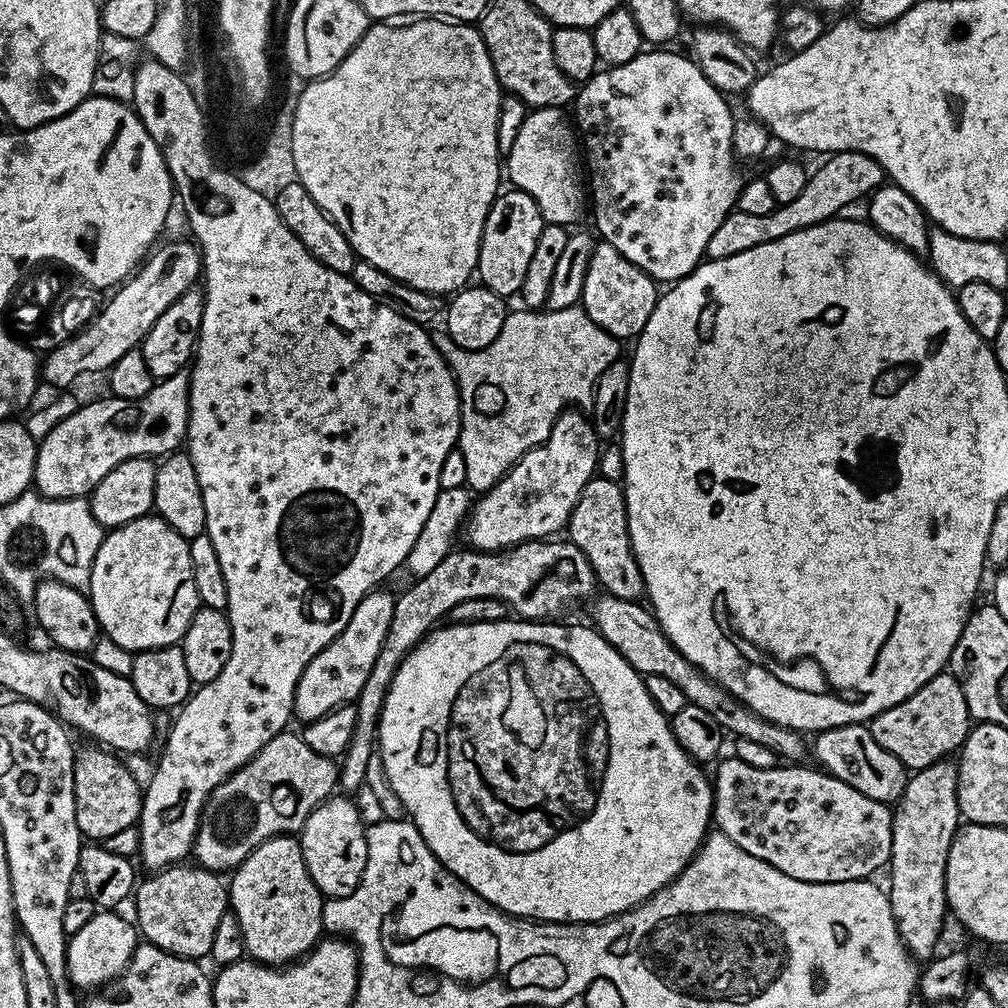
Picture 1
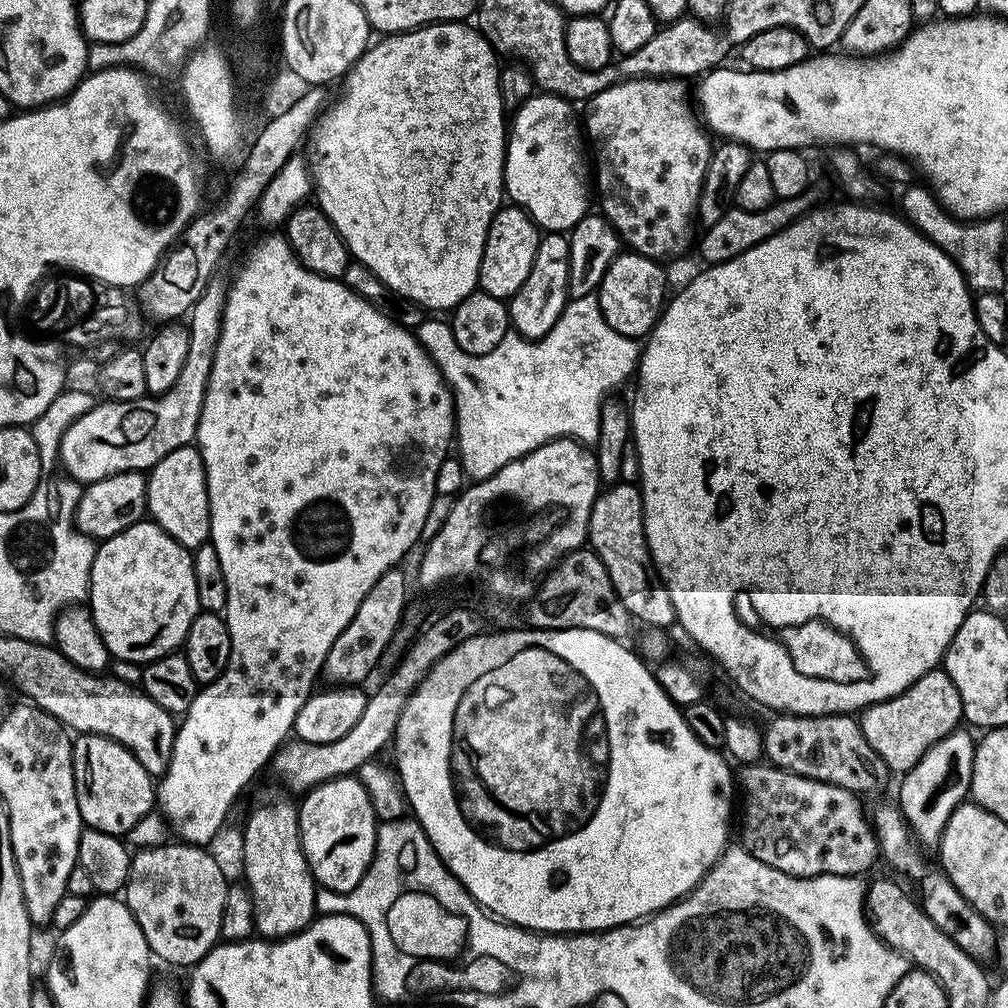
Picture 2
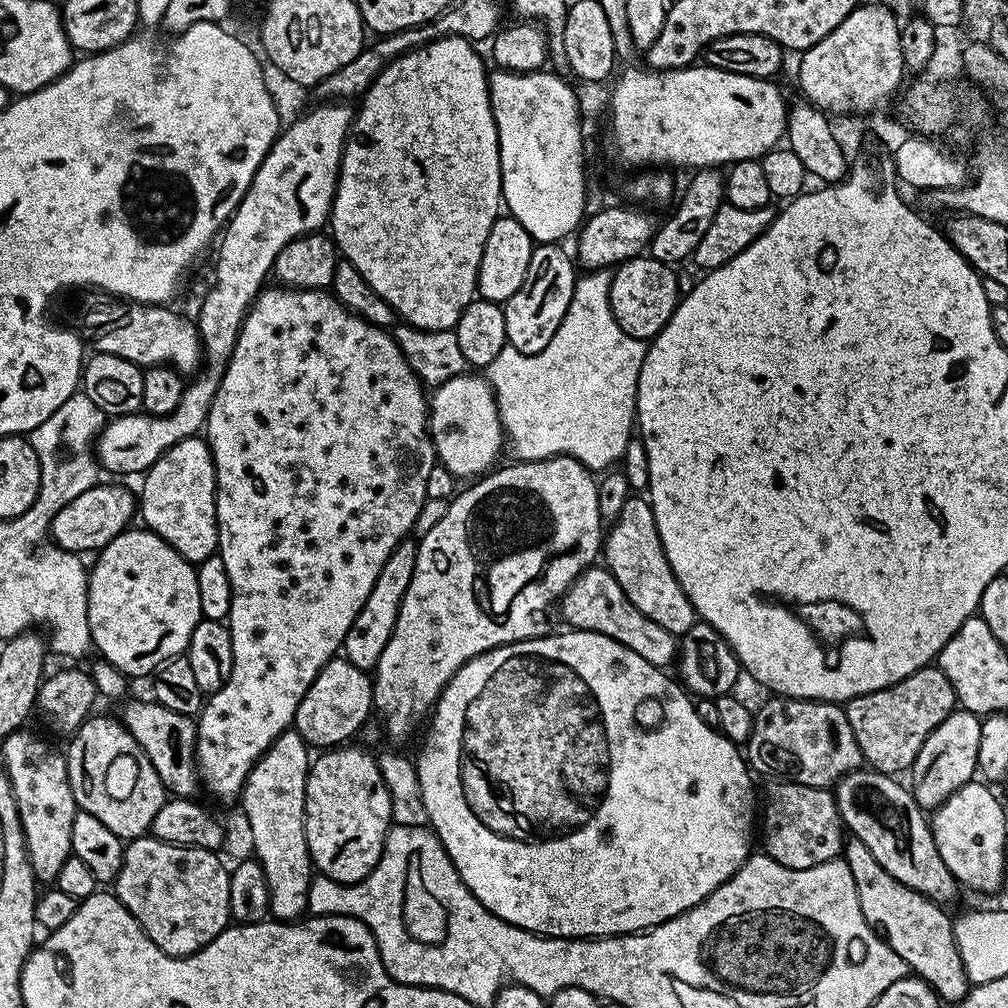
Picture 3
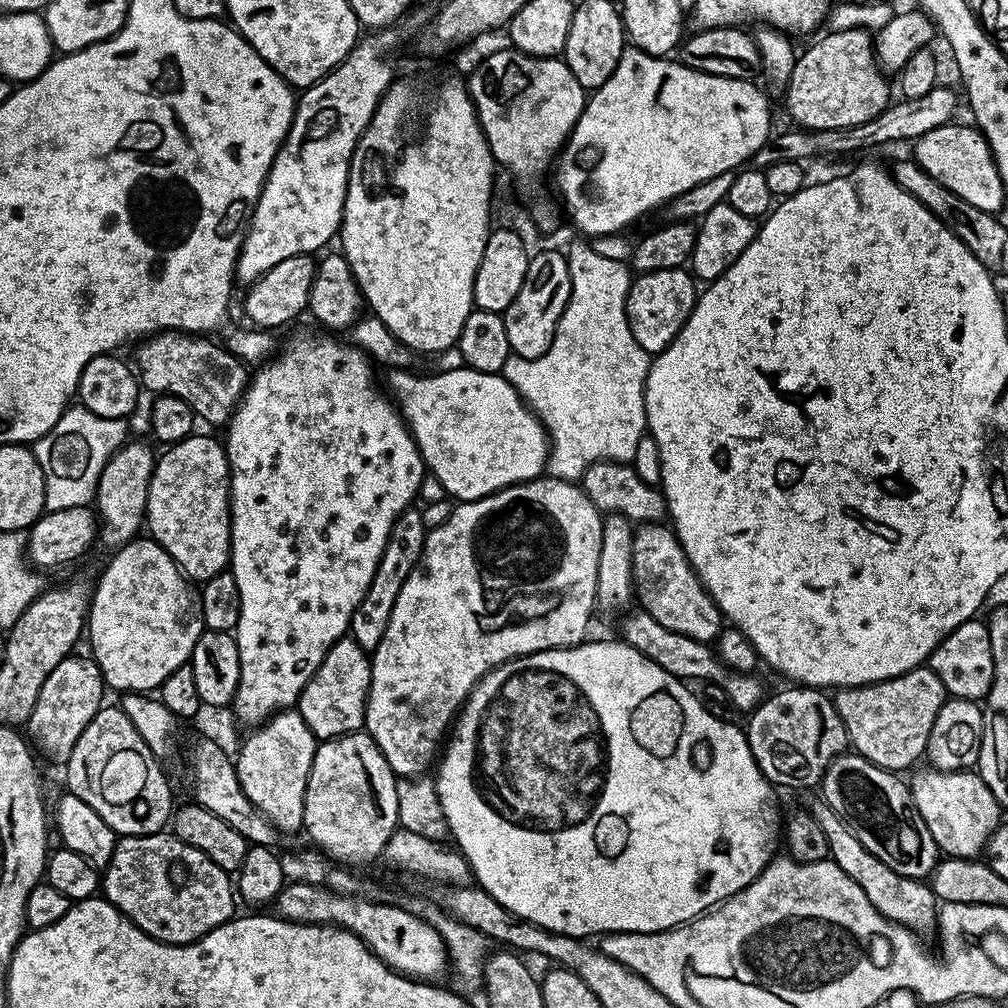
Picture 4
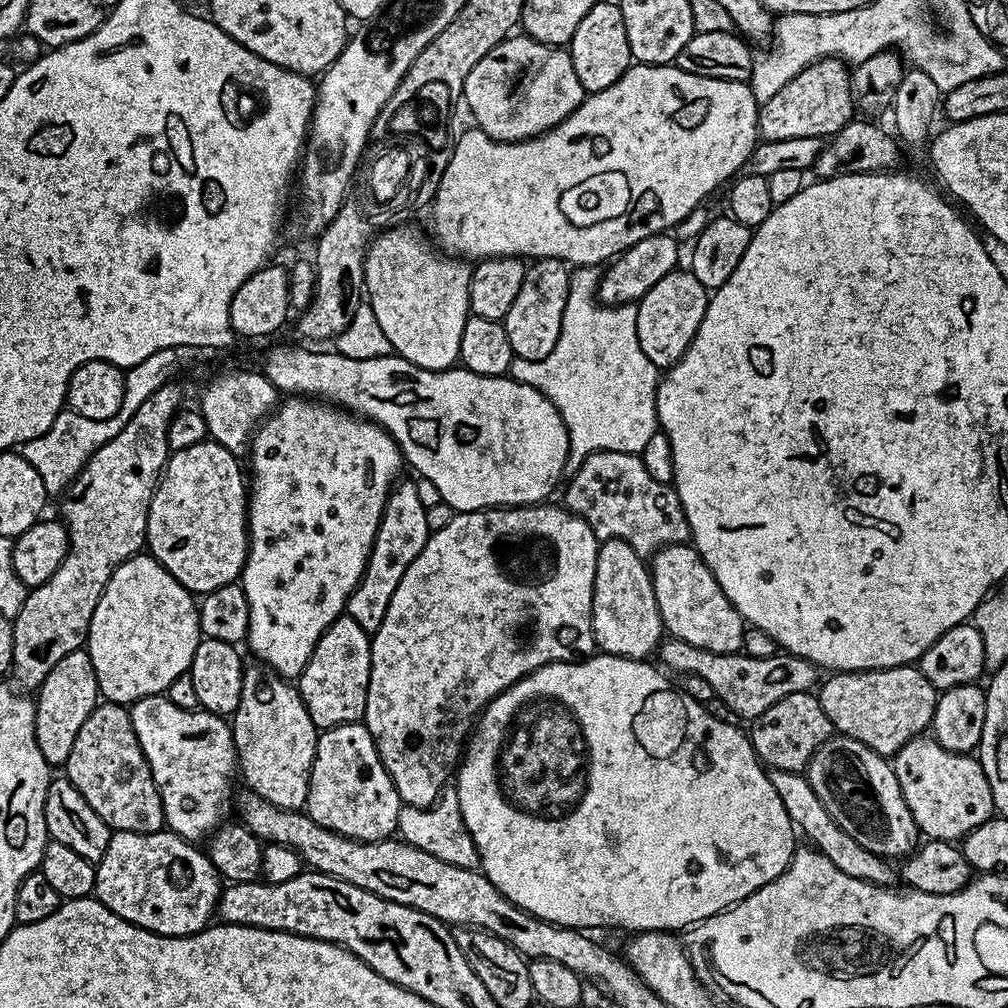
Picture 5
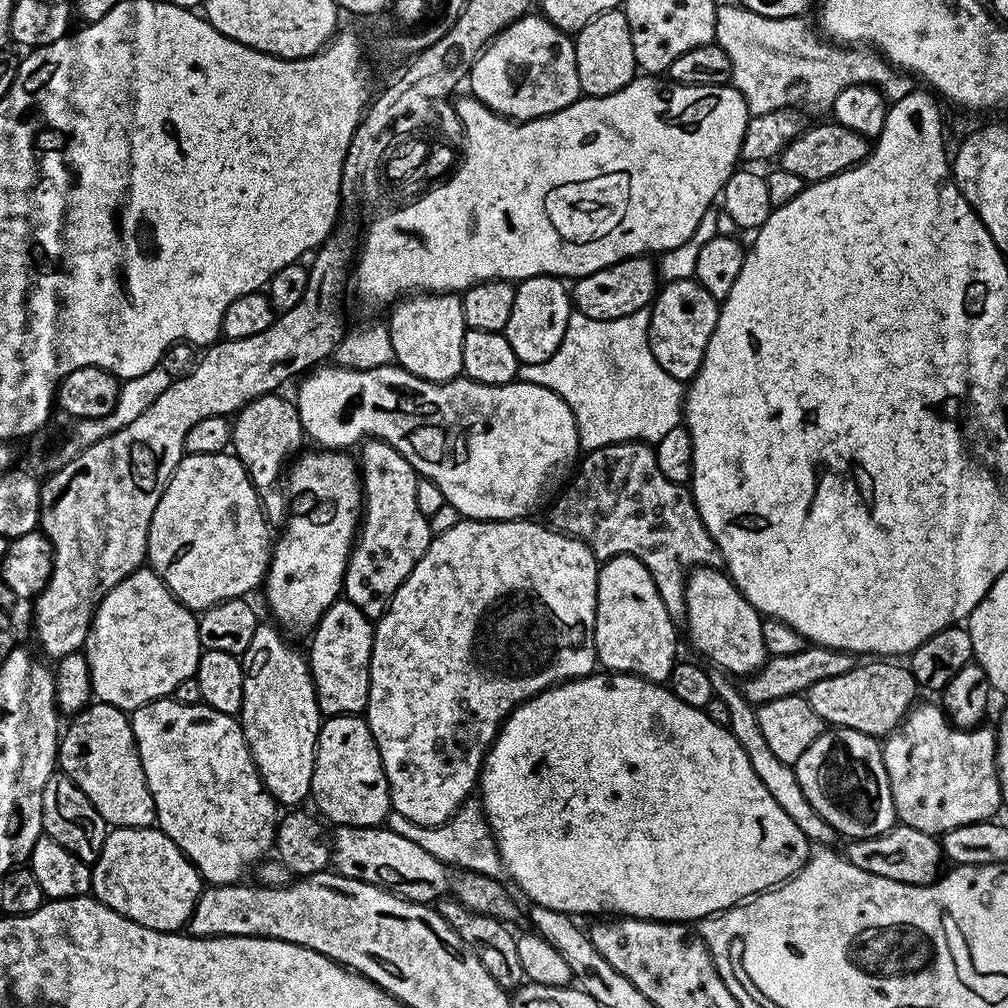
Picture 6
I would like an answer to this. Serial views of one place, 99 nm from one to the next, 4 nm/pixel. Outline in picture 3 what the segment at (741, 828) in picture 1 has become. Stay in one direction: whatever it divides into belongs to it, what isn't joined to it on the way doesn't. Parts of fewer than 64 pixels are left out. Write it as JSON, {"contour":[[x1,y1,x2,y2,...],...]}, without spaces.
{"contour":[[772,782,768,797,764,800,763,848,771,860,787,868,802,870,837,859,845,844,846,829,836,808,835,797,829,789]]}

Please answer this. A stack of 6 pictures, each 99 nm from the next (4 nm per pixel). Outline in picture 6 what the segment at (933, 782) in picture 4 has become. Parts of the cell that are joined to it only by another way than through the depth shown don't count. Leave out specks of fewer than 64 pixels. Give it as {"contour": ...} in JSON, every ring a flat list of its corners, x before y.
{"contour":[[920,702,890,735,883,737,884,765,890,778,890,794,899,823,939,837,958,826,977,824,995,817,995,812,1002,807,1000,775,996,769,996,734,991,727,984,727,955,728,939,703]]}

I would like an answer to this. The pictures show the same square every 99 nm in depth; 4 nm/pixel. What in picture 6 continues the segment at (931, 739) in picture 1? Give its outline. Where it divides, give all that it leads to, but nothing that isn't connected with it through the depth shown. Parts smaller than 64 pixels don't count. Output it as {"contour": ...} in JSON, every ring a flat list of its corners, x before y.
{"contour":[[872,658,867,662,857,663,850,674,814,682,814,686,810,686,806,693,810,706,814,706,814,714,821,716,825,725,833,728,858,730,877,738,890,735,918,700,918,685,912,676,911,667,904,665,903,668,900,664,903,663]]}

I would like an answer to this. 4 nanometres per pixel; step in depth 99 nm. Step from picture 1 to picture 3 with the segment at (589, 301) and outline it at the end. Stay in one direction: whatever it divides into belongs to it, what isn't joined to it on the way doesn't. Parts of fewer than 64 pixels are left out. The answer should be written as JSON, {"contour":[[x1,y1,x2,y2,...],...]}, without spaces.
{"contour":[[641,254,623,261,611,273,608,301,614,318,628,335,637,338,652,338,660,329,668,325,668,318,678,300,676,276,672,272,675,271,669,265]]}

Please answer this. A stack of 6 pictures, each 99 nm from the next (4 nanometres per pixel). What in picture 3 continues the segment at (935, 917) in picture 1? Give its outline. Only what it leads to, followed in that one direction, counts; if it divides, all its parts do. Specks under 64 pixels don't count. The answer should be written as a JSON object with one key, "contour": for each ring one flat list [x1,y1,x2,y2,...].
{"contour":[[954,710,922,742,922,750,918,750,918,758,910,769,910,791,919,808,935,810,963,784,973,783,978,772,981,723,981,717,973,712]]}

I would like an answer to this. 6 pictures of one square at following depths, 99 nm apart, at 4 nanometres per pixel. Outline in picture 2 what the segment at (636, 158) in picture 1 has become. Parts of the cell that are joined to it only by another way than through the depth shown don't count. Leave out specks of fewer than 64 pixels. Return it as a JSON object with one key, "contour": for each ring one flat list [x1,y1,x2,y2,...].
{"contour":[[650,76,638,77,619,81,617,84,610,85,606,90,596,92,587,101,588,113,582,116,582,128,586,133,586,140,592,143,592,156,596,159,596,188,600,191,600,208,605,220,611,224,616,233,619,234,621,241,631,251,640,256,649,256,657,262,665,262,671,256,680,256,688,248,688,243,692,240,692,220,697,219,700,206,700,187,704,184,704,175,708,169,708,160,714,151,714,140,706,131,701,117,694,111,694,100,690,95,683,79,680,78,659,78]]}

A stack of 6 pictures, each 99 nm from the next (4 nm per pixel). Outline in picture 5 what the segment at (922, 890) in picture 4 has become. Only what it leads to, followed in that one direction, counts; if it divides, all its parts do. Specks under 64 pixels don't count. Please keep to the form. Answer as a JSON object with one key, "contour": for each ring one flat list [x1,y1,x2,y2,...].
{"contour":[[771,769,768,772,770,782,774,786,774,791,778,793,778,798,782,798,782,806,786,806,786,814,792,819,793,825,802,833,815,848,822,853,842,874,850,874,850,878,858,878,862,882,870,882,881,886,892,886,897,883,898,872,895,867,891,868,889,861,876,852,866,850,866,846,858,846,834,818,830,818,830,810,822,806,818,794,814,794,814,786,810,786,807,775,799,772,787,772,786,770]]}

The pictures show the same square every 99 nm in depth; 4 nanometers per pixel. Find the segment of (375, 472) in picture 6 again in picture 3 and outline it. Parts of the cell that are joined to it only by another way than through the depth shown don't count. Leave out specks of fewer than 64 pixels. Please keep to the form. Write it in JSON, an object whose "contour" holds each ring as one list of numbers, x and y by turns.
{"contour":[[412,538,400,541,400,544,390,554,386,566,382,566,380,576,374,582,374,590,370,590,370,598,366,598,362,610,354,618,350,630,344,636,342,652,354,666,365,670,375,669,378,658,390,638,392,627,396,625,400,599,406,594,410,586,410,578,414,574,416,546,417,541]]}

